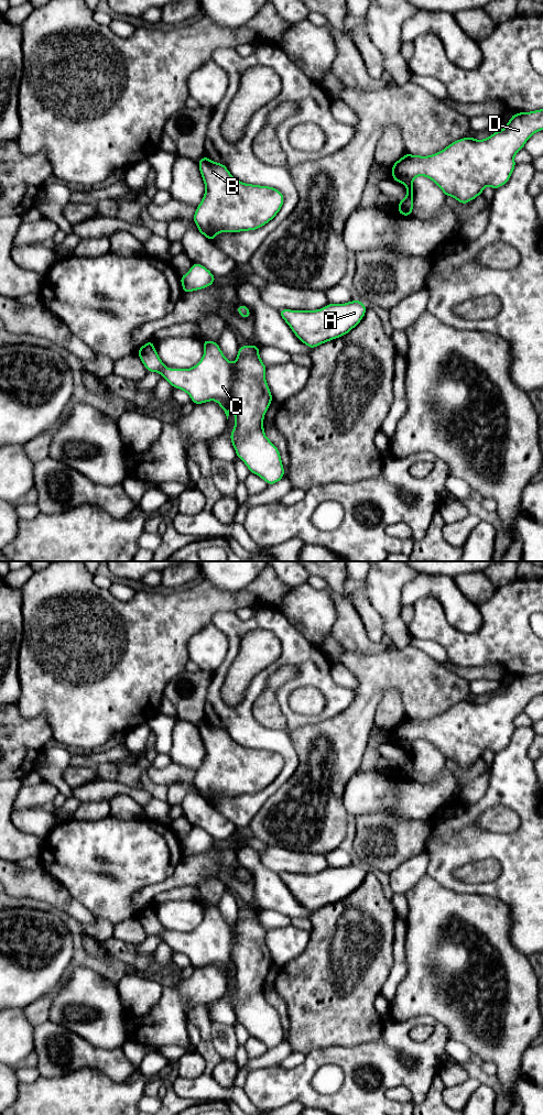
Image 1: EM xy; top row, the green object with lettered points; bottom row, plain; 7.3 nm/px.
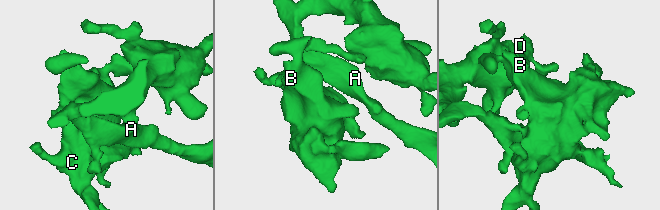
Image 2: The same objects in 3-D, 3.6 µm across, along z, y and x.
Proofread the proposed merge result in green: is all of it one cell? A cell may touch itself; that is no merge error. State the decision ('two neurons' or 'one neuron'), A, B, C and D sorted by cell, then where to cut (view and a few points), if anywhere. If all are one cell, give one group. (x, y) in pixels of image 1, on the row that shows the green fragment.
one neuron; A B C D; no cut

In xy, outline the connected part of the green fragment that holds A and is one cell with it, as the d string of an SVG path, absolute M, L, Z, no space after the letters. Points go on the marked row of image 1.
M356 299L317 310L279 309L294 335L311 349L347 335L363 318L367 307Z

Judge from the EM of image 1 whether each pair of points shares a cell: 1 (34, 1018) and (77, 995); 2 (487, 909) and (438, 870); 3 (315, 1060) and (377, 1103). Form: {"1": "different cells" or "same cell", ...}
{"1": "different cells", "2": "different cells", "3": "same cell"}

